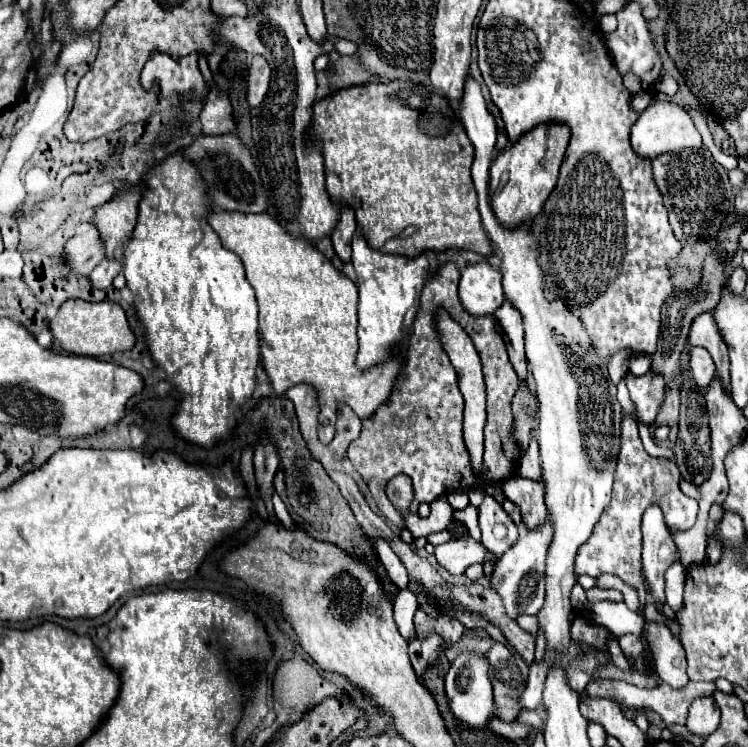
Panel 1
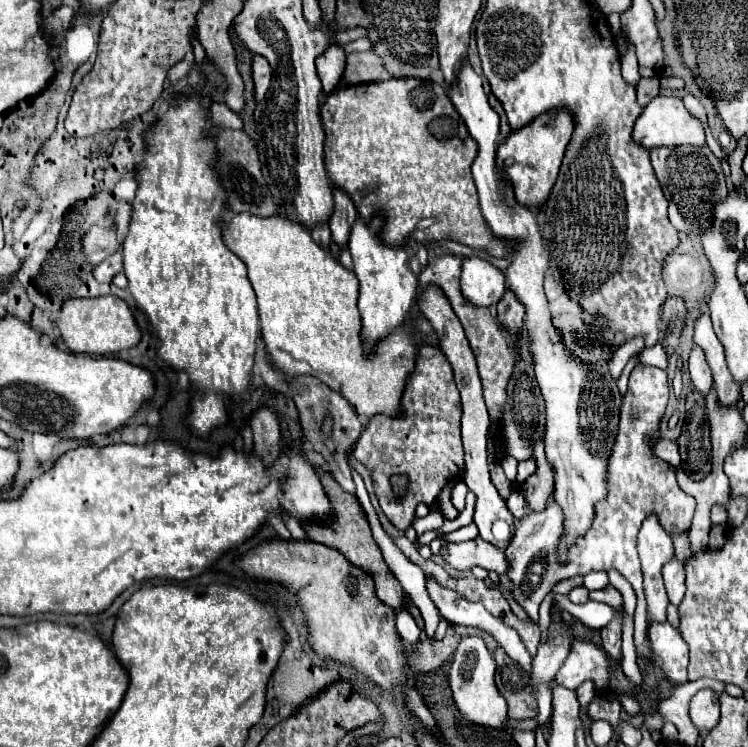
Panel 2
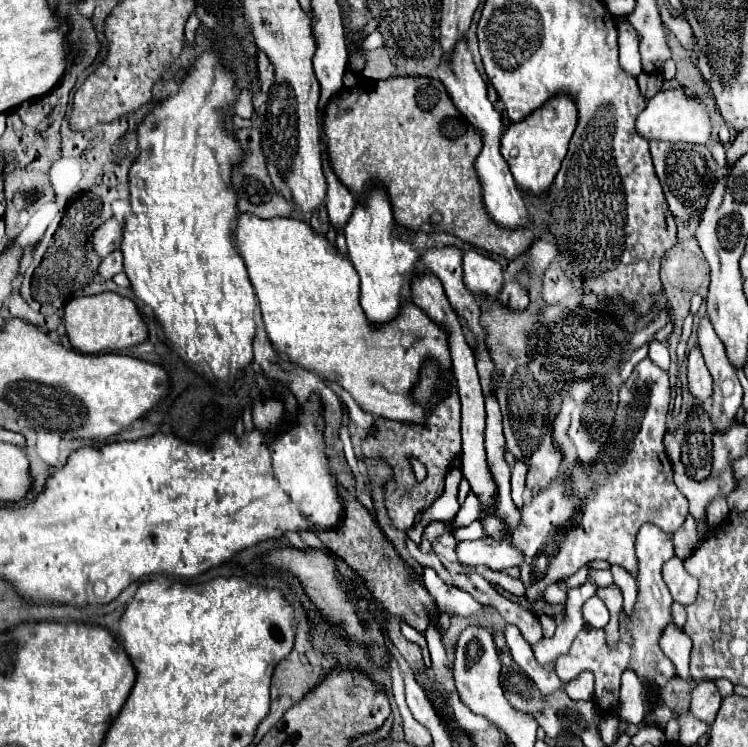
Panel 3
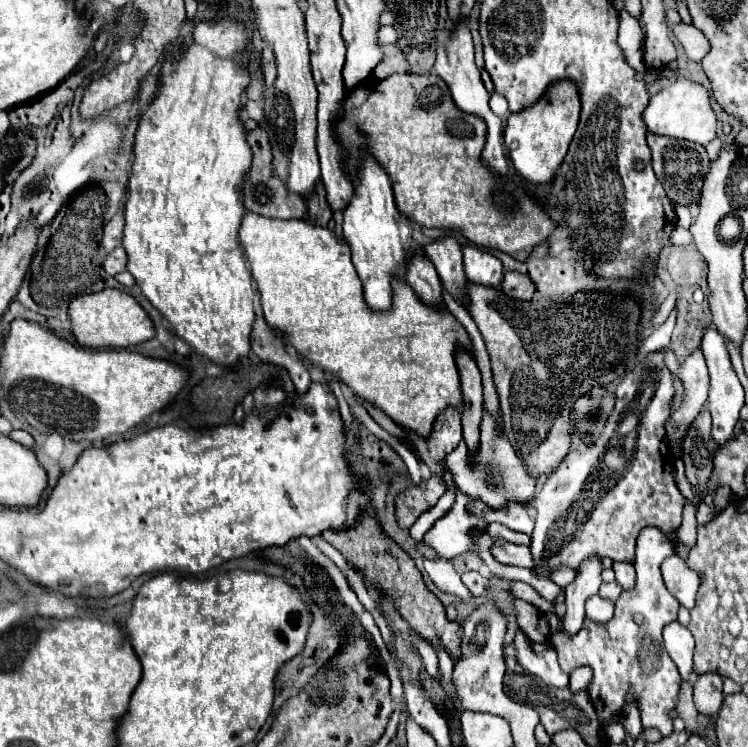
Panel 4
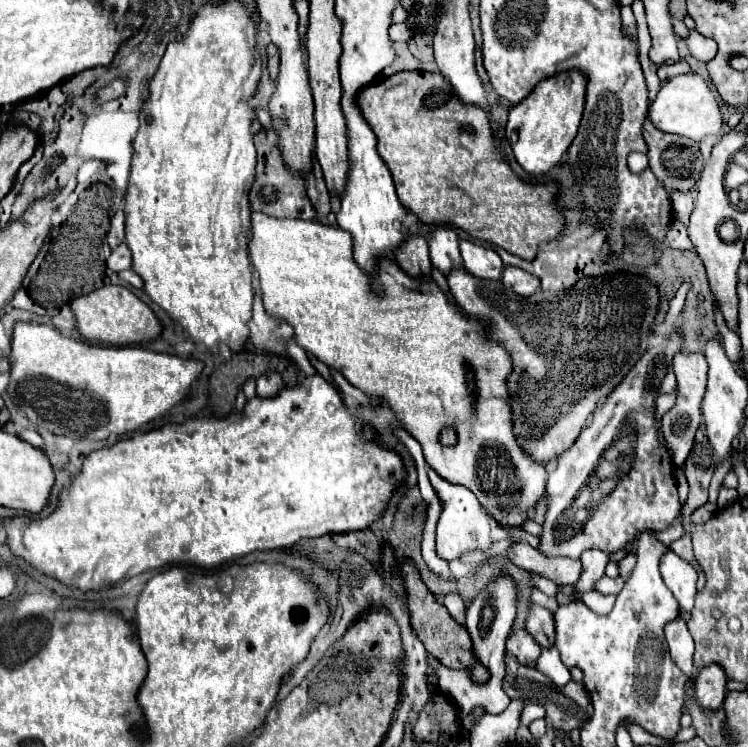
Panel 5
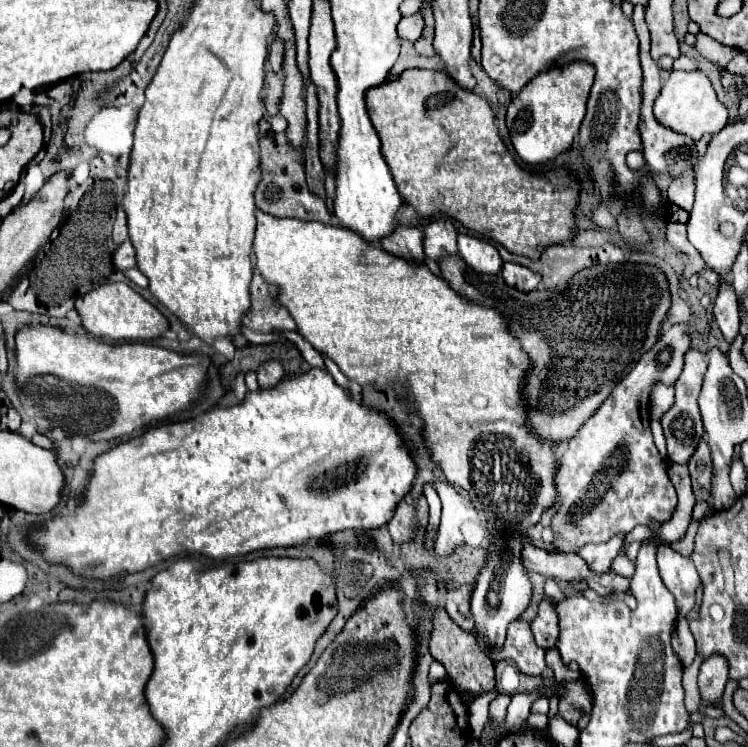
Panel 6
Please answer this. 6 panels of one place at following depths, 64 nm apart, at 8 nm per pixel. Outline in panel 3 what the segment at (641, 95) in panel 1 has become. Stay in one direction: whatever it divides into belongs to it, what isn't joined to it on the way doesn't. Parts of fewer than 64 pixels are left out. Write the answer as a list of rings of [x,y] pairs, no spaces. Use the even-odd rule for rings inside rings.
[[[642,72],[642,74],[637,77],[638,86],[645,98],[652,98],[654,94],[658,94],[658,92],[662,90],[664,78],[662,78],[662,74],[644,73],[645,72]]]

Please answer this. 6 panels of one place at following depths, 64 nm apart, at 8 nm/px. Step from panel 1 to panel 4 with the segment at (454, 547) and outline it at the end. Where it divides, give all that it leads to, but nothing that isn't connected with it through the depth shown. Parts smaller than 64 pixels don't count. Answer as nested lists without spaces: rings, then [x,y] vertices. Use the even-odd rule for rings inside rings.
[[[494,542],[492,554],[500,564],[508,566],[522,566],[522,568],[534,568],[534,560],[528,546],[522,544],[510,544],[510,542]]]

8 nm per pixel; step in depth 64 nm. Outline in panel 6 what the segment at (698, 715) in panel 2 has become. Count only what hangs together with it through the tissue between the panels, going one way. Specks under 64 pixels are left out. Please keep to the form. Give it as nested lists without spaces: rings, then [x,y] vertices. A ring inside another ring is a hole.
[[[712,654],[700,666],[698,684],[700,684],[702,700],[706,700],[710,704],[716,704],[724,694],[726,682],[728,682],[728,662],[726,662],[724,656]]]

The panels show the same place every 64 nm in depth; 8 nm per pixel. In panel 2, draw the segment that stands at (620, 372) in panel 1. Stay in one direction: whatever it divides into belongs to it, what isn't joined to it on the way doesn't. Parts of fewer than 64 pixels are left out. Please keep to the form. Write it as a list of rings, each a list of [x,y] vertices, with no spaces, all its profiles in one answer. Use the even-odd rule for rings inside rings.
[[[636,336],[636,338],[626,340],[620,348],[616,348],[616,352],[614,352],[614,356],[612,356],[612,362],[608,364],[612,376],[618,378],[620,372],[624,370],[624,366],[628,364],[628,360],[630,360],[634,354],[638,354],[640,350],[644,350],[644,346],[646,346],[646,344],[644,344],[644,338],[642,338],[642,336]]]

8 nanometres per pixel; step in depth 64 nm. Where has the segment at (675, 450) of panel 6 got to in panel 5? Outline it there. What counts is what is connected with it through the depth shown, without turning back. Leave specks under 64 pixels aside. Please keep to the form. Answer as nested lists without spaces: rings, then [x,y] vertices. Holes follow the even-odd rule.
[[[690,352],[676,354],[673,358],[673,368],[677,378],[677,399],[672,410],[664,414],[662,426],[664,426],[664,438],[666,438],[666,448],[674,460],[676,466],[682,466],[684,460],[688,458],[688,452],[692,450],[696,430],[702,424],[702,410],[700,410],[700,400],[704,398],[704,388],[706,388],[706,372],[708,364],[702,352]]]

